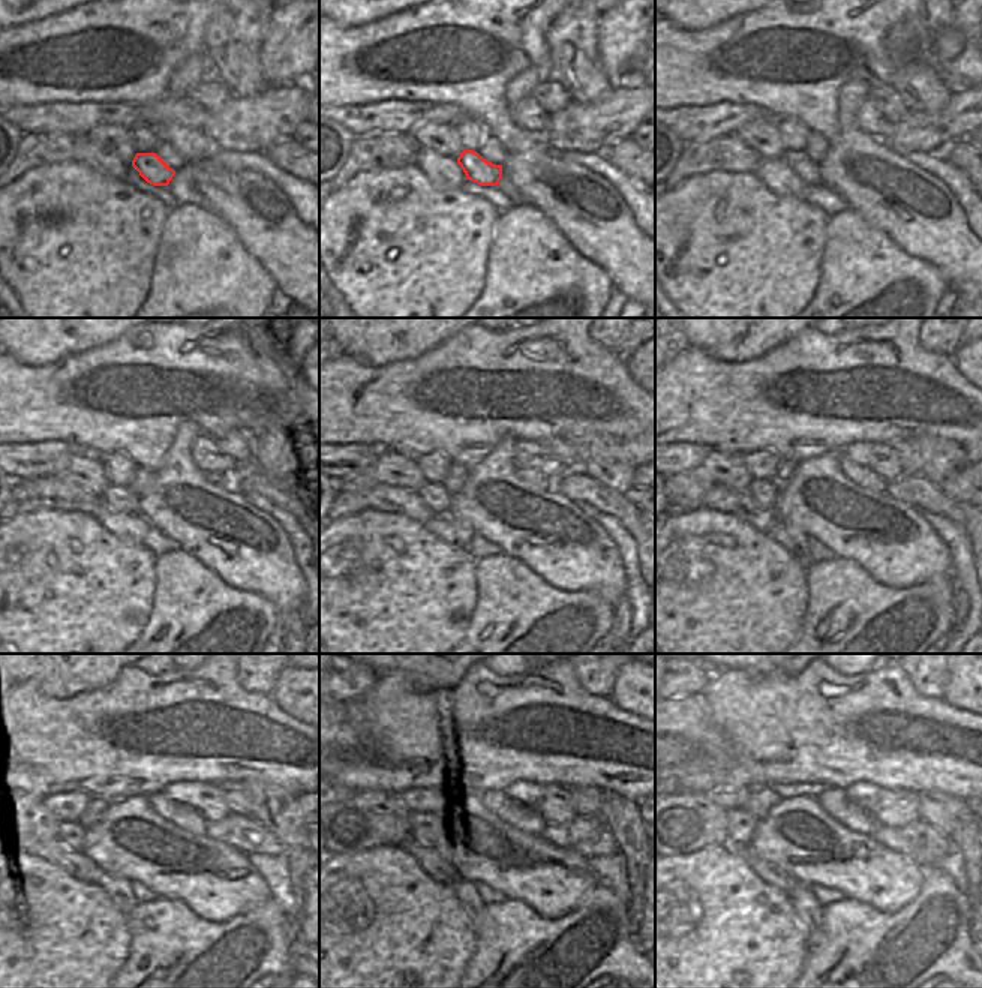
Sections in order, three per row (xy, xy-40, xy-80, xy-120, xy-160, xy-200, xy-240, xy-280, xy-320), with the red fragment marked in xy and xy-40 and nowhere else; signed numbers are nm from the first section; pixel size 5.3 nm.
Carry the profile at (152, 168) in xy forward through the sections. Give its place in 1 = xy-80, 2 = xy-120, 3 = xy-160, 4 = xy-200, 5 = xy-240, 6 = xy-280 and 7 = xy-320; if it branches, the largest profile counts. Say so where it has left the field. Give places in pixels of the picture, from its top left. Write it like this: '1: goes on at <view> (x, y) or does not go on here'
1: goes on at xy-80 (801, 165)
2: goes on at xy-120 (119, 498)
3: goes on at xy-160 (435, 496)
4: goes on at xy-200 (763, 492)
5: goes on at xy-240 (87, 820)
6: goes on at xy-280 (423, 828)
7: goes on at xy-320 (741, 825)

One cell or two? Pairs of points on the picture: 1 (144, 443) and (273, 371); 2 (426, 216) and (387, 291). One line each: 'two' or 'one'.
1: one
2: one

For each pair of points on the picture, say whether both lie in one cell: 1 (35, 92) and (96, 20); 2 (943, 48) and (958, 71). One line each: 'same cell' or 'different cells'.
1: same cell
2: different cells

